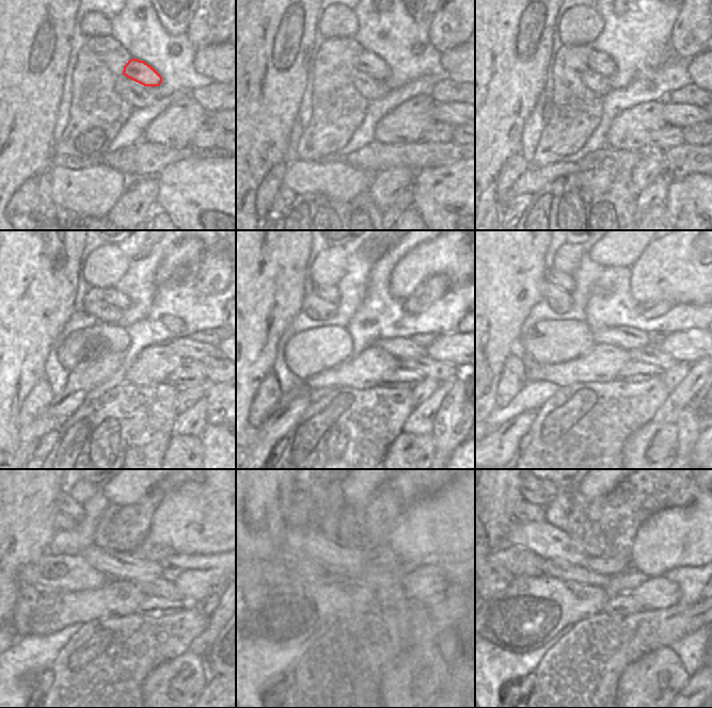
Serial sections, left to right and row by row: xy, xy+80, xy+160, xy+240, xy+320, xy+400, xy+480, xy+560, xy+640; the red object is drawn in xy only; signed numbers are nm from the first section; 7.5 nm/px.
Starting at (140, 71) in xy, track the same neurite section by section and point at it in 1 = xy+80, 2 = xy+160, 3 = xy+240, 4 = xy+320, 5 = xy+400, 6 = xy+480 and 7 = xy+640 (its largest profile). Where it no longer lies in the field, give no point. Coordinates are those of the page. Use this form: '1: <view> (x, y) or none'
1: xy+80 (367, 62)
2: xy+160 (600, 62)
3: xy+240 (113, 296)
4: xy+320 (329, 292)
5: xy+400 (565, 282)
6: xy+480 (66, 504)
7: xy+640 (532, 491)

